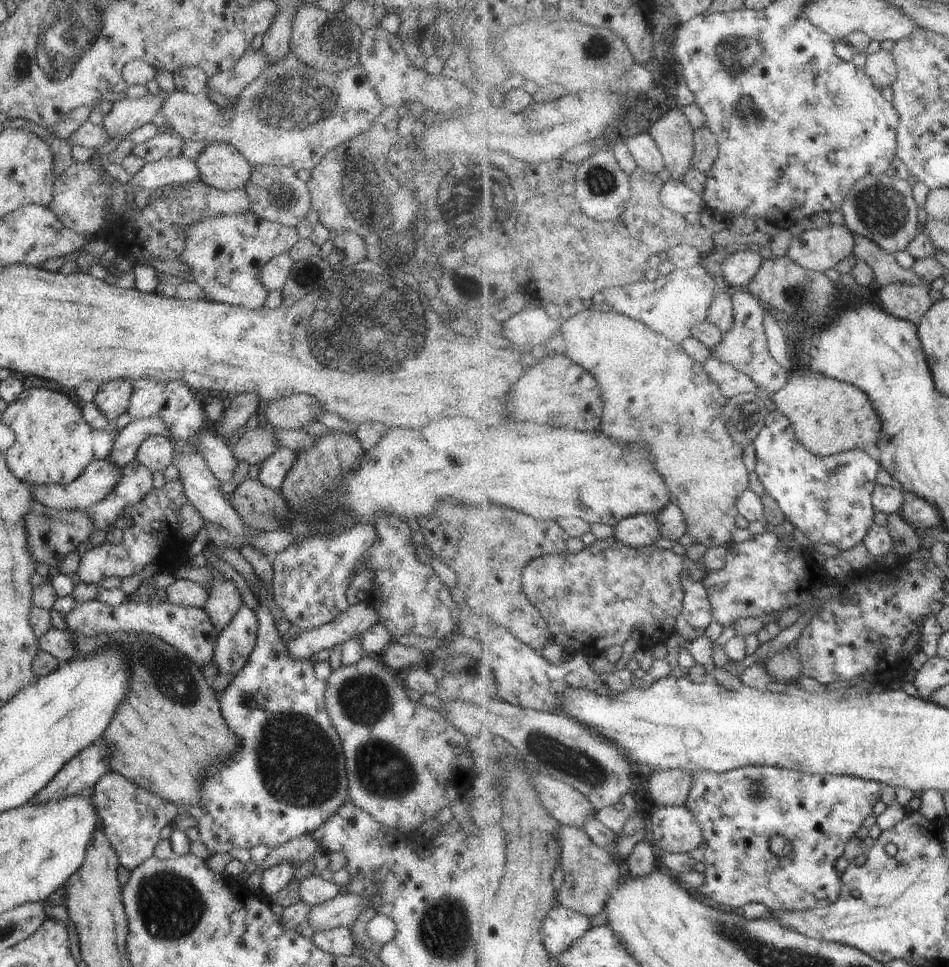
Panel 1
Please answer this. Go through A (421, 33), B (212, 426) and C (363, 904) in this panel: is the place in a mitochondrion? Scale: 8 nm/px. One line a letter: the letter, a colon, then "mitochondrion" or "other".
A: other
B: other
C: other

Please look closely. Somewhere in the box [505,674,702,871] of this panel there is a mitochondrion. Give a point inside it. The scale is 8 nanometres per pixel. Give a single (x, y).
(566, 758)

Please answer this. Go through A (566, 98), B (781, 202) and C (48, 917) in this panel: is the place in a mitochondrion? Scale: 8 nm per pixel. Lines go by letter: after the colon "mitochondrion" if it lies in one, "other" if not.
A: other
B: other
C: other

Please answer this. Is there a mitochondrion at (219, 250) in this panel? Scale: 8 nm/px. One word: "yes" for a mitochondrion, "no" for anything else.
no

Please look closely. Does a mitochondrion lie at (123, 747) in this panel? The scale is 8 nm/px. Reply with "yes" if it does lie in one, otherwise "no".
no

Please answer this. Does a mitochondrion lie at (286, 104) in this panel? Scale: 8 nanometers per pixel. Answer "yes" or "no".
yes

